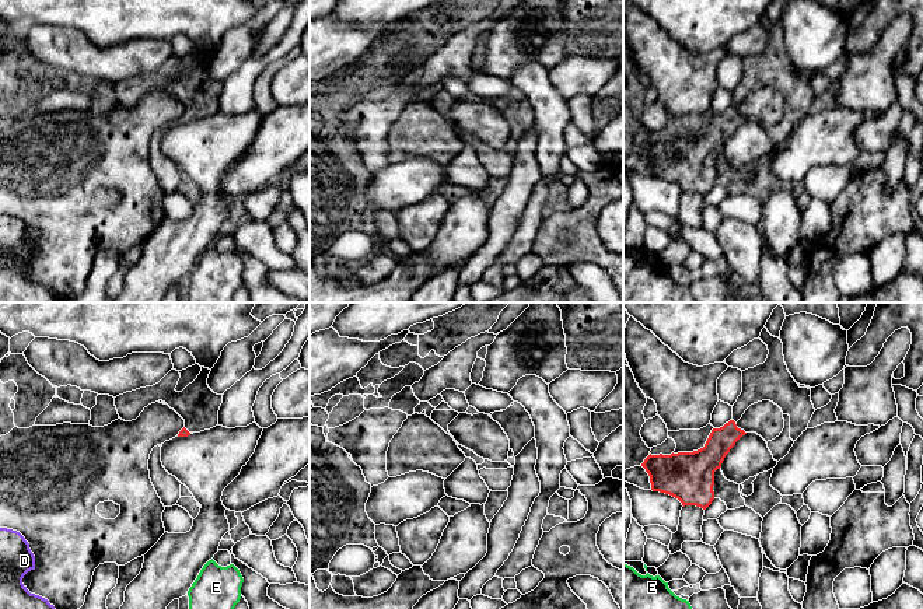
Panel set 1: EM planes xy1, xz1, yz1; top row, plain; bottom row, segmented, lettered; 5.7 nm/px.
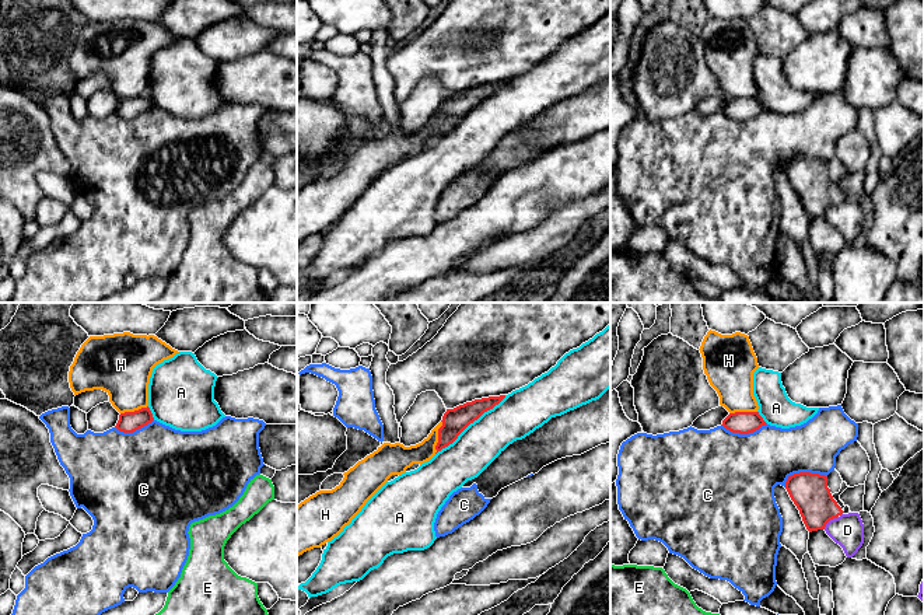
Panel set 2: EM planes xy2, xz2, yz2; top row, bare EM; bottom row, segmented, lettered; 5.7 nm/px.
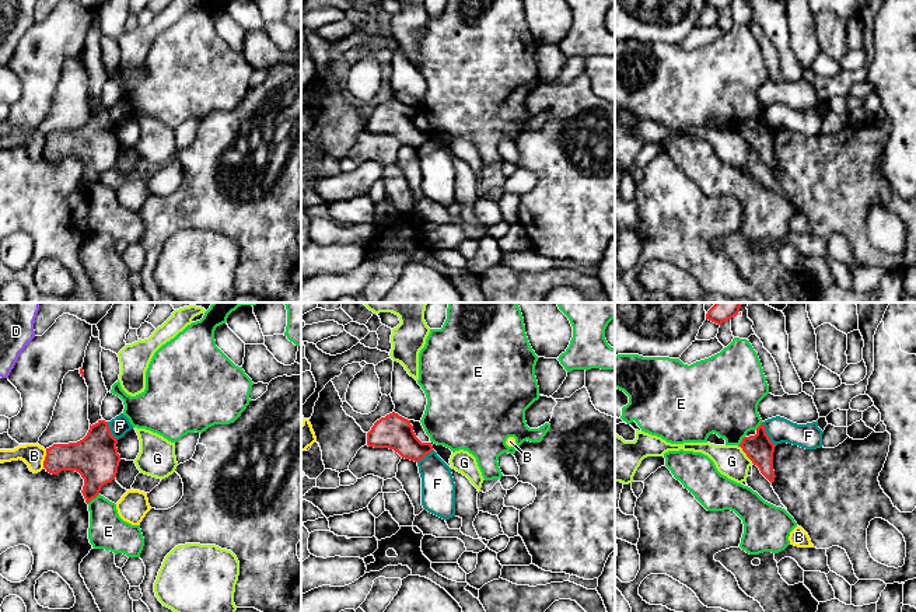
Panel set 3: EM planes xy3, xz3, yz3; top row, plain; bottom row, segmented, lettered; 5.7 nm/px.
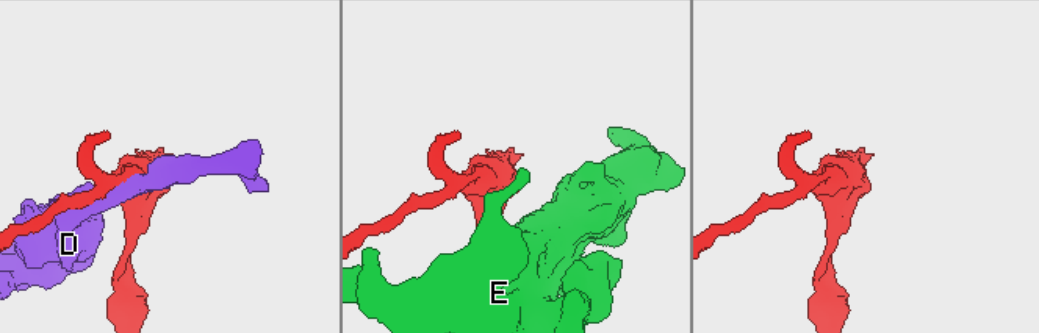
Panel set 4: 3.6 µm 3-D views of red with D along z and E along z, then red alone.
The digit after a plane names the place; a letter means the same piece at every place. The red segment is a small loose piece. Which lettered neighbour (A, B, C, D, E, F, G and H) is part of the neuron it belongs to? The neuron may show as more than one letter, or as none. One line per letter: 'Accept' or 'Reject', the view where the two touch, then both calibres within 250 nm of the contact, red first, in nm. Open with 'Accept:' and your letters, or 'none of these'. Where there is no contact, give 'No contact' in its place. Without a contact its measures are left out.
Accept: none of these
A: Reject. Touches red in xz2. Thickness 150 nm (red) against 240 nm
B: Reject. Touches red in xy3. Thickness 220 nm (red) against 130 nm
C: Reject. Touches red in yz2. Thickness 220 nm (red) against 340 nm
D: Reject. Touches red in yz2. Thickness 220 nm (red) against 190 nm
E: Reject. Touches red in xy3. Thickness 260 nm (red) against 220 nm
F: Reject. Touches red in yz3. Thickness 160 nm (red) against 150 nm
G: Reject. Touches red in yz3. Thickness 160 nm (red) against 180 nm
H: Reject. Touches red in xz2. Thickness 150 nm (red) against 140 nm

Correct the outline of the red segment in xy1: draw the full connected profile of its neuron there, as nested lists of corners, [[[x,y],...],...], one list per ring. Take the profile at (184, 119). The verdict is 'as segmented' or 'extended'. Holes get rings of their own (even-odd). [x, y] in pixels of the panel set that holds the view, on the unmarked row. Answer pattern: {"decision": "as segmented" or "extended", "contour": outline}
{"decision": "extended", "contour": [[[202,53],[197,64],[182,78],[176,78],[175,74],[181,60],[176,56],[171,56],[153,73],[116,83],[115,92],[118,101],[122,106],[132,108],[148,91],[162,87],[185,106],[185,113],[179,118],[178,123],[210,116],[218,111],[218,97],[223,90],[223,81],[214,80],[207,71],[210,57]]]}

